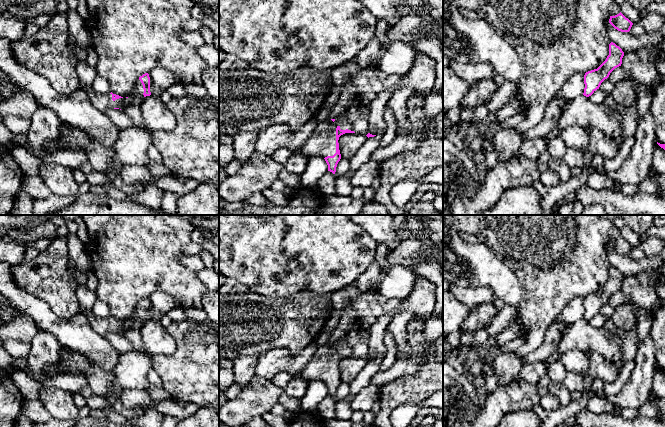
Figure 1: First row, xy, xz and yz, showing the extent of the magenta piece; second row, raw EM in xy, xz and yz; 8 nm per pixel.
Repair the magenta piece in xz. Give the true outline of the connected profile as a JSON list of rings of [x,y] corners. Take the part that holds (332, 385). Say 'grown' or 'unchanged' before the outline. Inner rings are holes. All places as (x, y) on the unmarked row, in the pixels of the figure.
grown; [[[356,322],[356,324],[345,334],[344,338],[347,345],[342,350],[333,350],[331,346],[334,346],[335,343],[329,343],[317,348],[315,355],[303,368],[300,375],[309,382],[315,380],[323,381],[328,389],[328,395],[335,398],[337,388],[341,383],[338,367],[341,359],[345,357],[357,357],[364,358],[368,362],[376,360],[369,357],[368,339],[370,336],[370,329],[371,326],[365,322]]]

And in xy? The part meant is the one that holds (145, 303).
grown; [[[148,297],[143,298],[139,301],[139,304],[136,306],[135,315],[133,322],[143,323],[146,320],[150,320],[150,301]]]

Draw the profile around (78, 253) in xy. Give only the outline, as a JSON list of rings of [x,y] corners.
[[[68,234],[66,237],[69,257],[76,263],[79,270],[87,275],[92,271],[92,267],[89,253],[85,245],[76,234]]]

